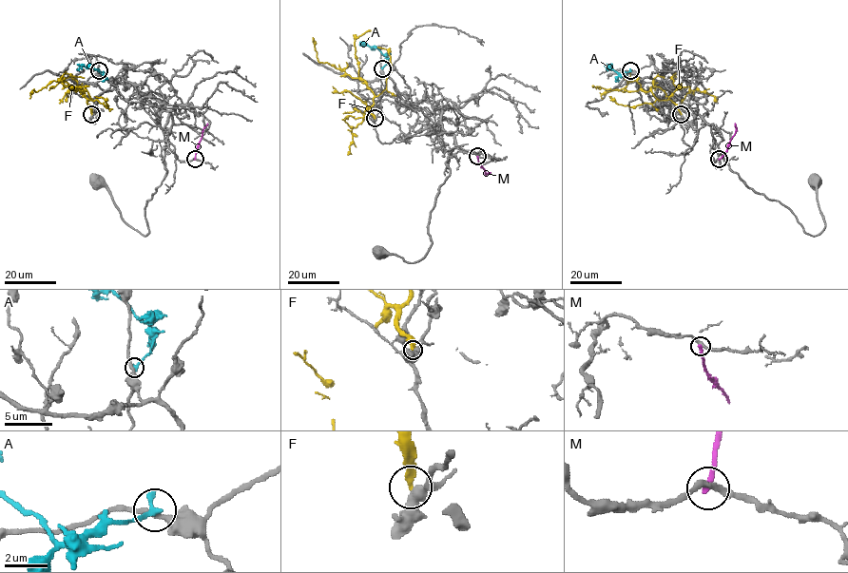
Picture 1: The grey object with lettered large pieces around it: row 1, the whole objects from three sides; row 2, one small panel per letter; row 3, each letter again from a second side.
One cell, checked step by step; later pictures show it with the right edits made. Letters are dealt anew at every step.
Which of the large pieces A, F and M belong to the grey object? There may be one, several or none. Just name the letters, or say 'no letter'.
no letter

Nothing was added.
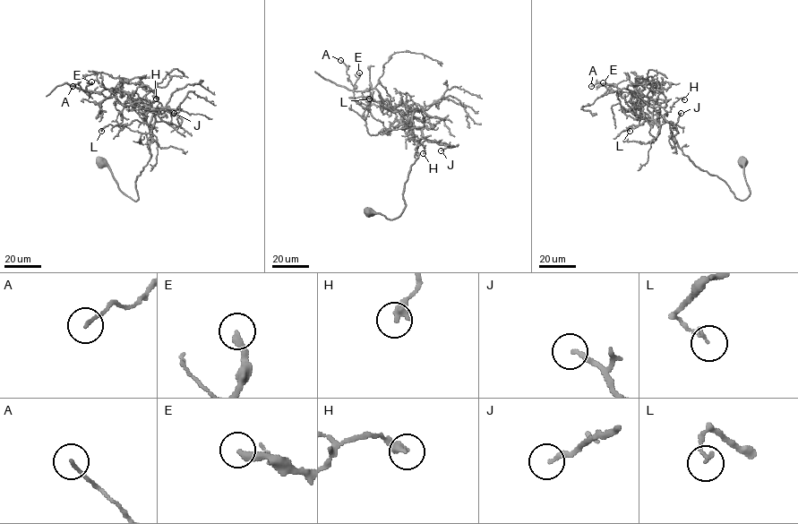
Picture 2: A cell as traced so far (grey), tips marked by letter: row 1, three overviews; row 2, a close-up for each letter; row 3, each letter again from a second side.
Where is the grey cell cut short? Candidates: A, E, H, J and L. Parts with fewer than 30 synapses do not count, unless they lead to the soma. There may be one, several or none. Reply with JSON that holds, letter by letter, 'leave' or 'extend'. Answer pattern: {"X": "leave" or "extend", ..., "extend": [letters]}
{"A": "leave", "E": "leave", "H": "leave", "J": "leave", "L": "leave", "extend": []}

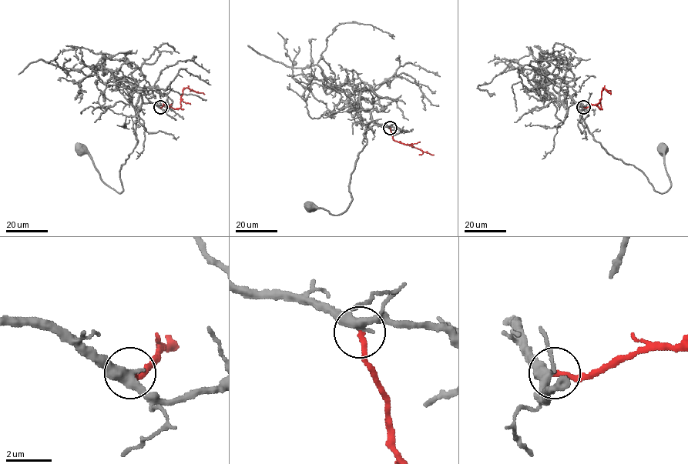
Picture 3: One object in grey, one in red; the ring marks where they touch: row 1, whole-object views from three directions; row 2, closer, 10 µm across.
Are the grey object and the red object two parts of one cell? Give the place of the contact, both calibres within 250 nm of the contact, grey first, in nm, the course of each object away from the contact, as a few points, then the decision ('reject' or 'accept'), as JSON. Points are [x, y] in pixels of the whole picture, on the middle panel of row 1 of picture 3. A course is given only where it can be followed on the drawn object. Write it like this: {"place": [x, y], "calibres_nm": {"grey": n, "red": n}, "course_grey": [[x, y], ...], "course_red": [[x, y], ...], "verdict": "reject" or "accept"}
{"place": [390, 128], "calibres_nm": {"grey": 400, "red": 240}, "course_grey": [[390, 128], [371, 121], [366, 126], [367, 144], [351, 175], [349, 206], [332, 215], [323, 208], [311, 207]], "course_red": [[390, 128], [394, 140], [434, 155]], "verdict": "accept"}

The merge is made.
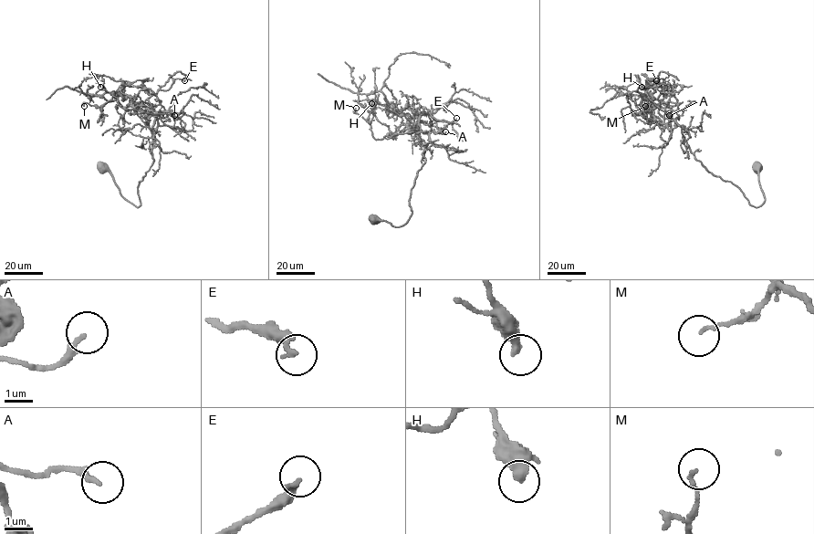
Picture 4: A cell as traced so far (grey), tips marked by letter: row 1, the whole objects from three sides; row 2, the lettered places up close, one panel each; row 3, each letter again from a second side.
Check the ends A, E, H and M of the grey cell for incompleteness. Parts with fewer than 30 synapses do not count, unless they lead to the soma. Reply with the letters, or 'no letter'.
no letter

